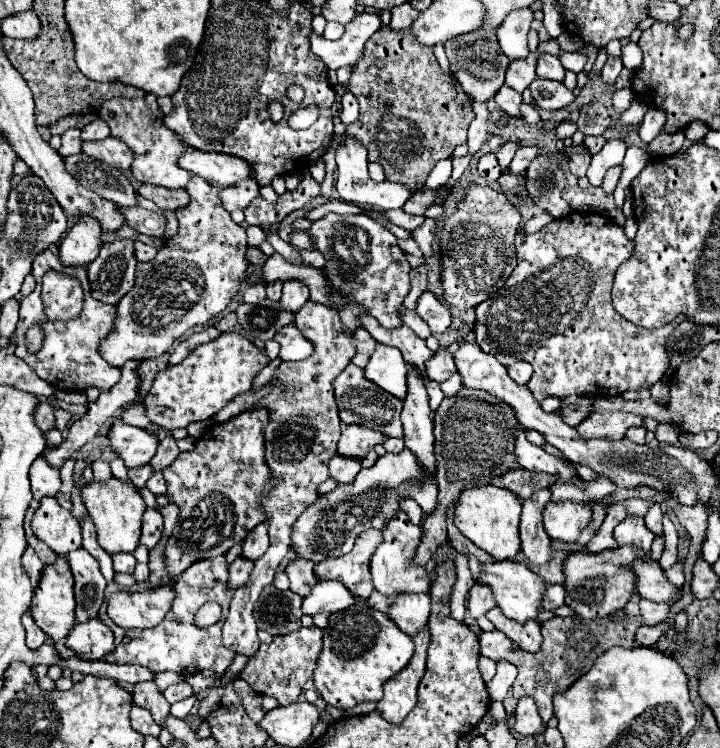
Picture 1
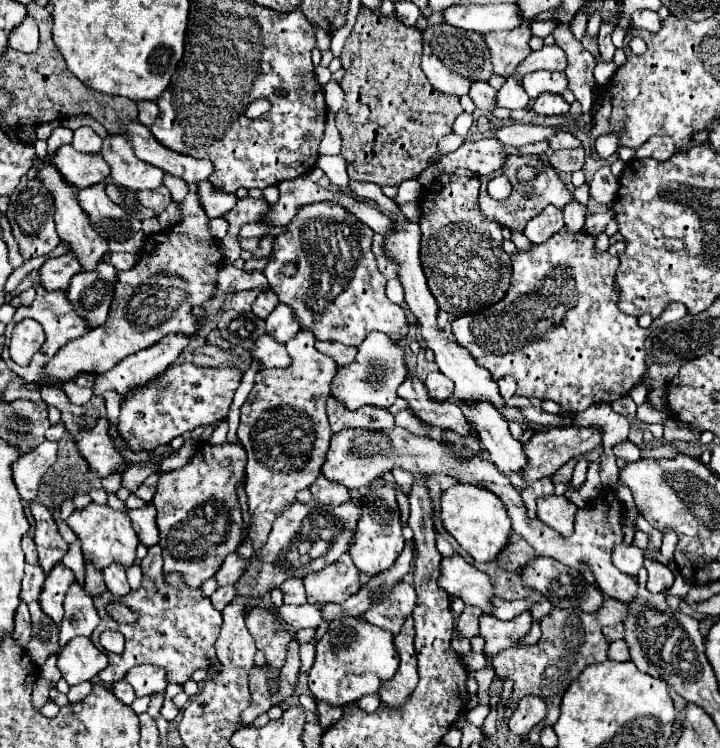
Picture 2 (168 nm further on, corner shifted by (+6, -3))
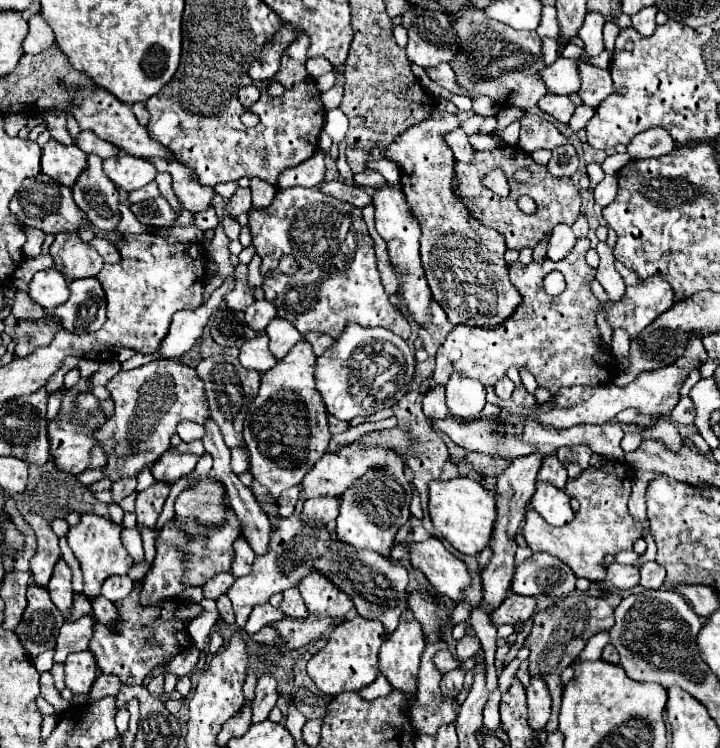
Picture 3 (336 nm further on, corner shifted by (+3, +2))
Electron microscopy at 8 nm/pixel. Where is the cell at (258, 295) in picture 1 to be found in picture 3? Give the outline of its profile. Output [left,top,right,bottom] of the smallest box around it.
[224,280,254,310]

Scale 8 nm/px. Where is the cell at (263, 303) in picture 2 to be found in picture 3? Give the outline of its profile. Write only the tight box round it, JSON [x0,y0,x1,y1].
[244,300,276,332]

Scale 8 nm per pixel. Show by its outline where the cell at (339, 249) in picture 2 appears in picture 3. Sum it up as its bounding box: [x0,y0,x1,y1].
[248,186,410,340]

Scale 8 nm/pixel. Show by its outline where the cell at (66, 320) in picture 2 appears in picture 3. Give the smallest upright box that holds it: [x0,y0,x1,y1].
[16,318,60,356]

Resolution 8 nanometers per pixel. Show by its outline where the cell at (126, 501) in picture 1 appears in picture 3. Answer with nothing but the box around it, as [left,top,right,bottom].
[66,514,132,600]

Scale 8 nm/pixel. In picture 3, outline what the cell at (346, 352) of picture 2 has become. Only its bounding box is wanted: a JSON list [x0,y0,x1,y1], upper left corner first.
[304,332,334,354]

